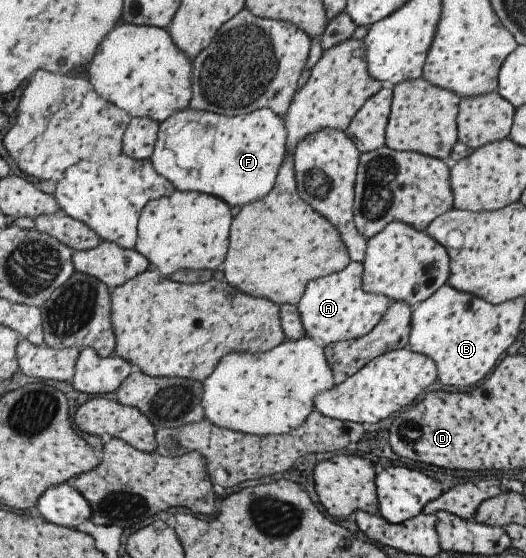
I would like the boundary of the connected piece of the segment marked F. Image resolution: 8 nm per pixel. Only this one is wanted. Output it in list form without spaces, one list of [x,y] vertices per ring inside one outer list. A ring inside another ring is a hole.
[[[190,107],[175,112],[160,124],[150,162],[153,169],[179,191],[196,191],[221,198],[229,207],[246,206],[264,198],[275,186],[275,180],[286,156],[286,135],[283,118],[269,108],[250,114],[224,116]]]

